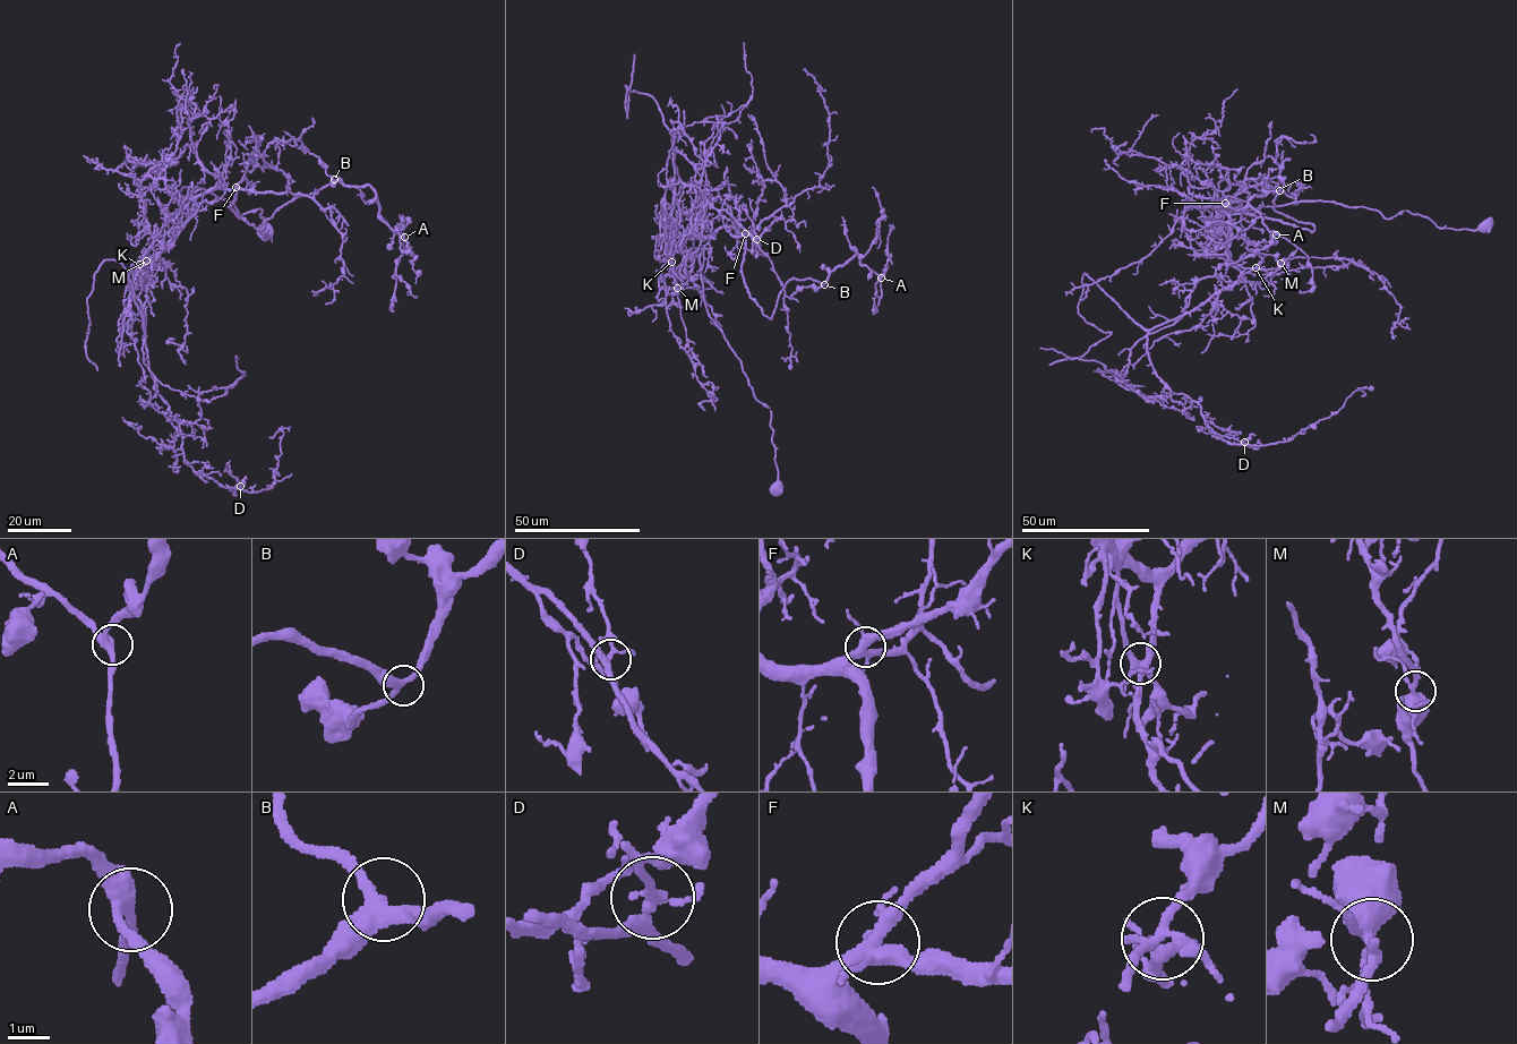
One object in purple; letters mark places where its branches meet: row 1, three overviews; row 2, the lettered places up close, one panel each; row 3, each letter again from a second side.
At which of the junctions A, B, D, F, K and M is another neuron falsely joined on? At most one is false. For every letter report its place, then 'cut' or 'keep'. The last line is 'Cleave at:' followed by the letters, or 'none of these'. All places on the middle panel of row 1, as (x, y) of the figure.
A: at (881, 277); keep
B: at (824, 284); keep
D: at (756, 239); keep
F: at (745, 233); keep
K: at (671, 262); cut
M: at (677, 288); keep
Cleave at: K

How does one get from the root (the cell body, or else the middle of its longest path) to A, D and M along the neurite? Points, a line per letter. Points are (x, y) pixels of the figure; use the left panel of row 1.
A: (264, 230), (260, 208), (177, 194), (231, 189), (260, 229), (334, 180), (368, 185), (404, 237)
D: (264, 230), (260, 208), (240, 216), (185, 187), (194, 206), (152, 265), (143, 314), (183, 460), (240, 486)
M: (264, 230), (260, 208), (240, 216), (228, 199), (185, 187), (177, 194), (191, 198), (146, 260)

